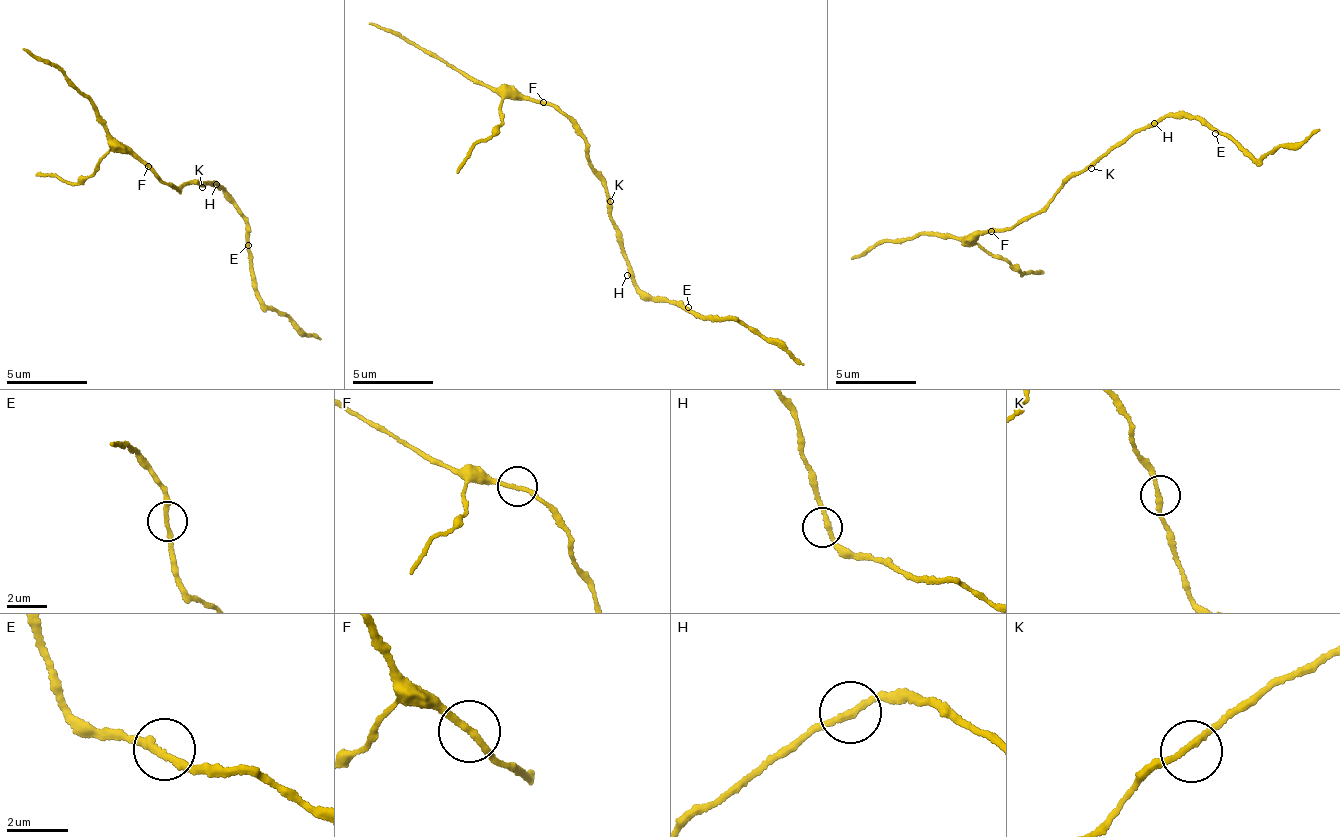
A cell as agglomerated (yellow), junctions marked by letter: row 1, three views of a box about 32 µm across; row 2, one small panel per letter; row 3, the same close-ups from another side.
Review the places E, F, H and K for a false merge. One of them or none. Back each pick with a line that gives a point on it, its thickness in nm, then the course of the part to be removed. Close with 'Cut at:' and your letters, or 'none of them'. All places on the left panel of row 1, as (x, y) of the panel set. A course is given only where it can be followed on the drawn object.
Cut at: none of them

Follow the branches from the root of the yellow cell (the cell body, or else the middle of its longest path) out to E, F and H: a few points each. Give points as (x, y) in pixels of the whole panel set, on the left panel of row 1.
E: (198, 185), (217, 184), (217, 189), (222, 188), (238, 205), (248, 245)
F: (198, 185), (195, 182), (176, 188), (160, 182), (147, 166)
H: (198, 185), (216, 184)

